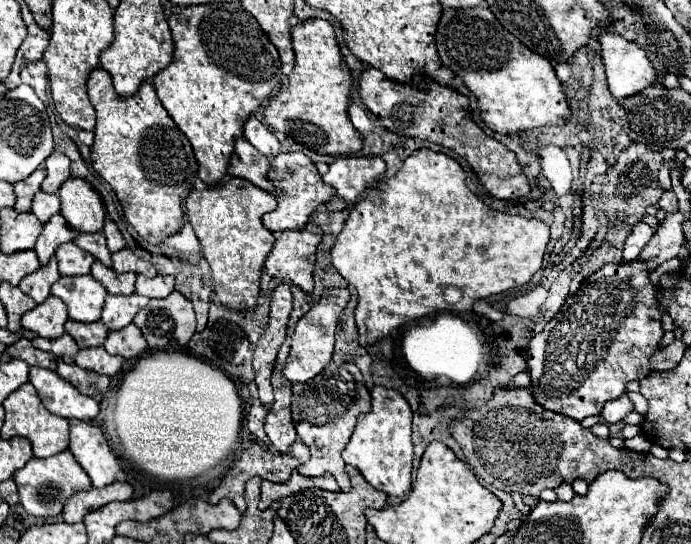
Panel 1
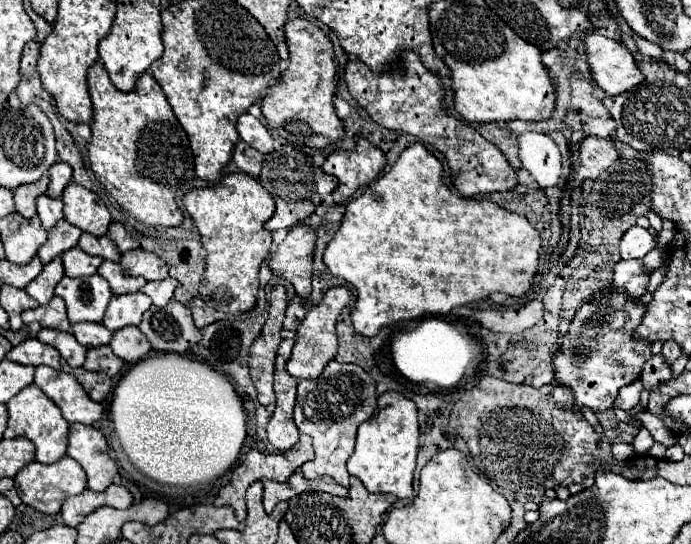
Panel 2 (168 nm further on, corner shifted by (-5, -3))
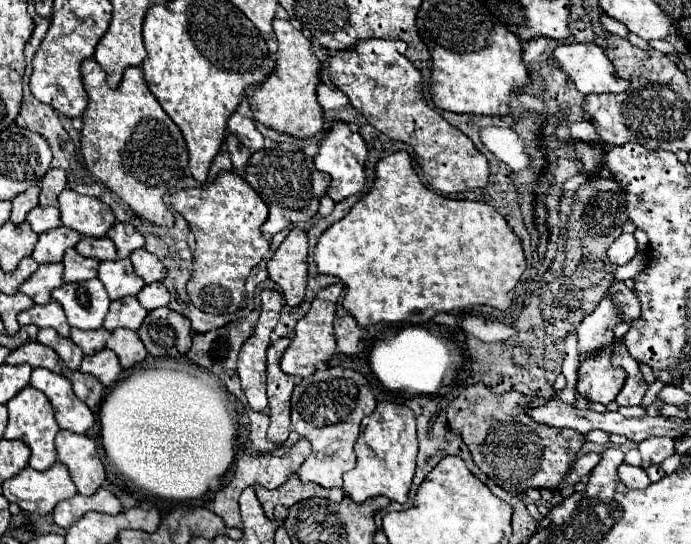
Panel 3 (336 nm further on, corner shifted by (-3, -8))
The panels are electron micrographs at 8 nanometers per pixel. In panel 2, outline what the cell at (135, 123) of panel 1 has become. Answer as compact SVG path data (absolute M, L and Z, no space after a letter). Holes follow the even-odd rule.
M96 61L88 69L88 89L94 107L92 137L88 141L90 169L100 179L118 205L146 225L178 227L184 219L174 195L178 183L190 181L194 173L194 155L186 131L178 123L162 87L150 73L142 73L132 91L118 91L104 65Z

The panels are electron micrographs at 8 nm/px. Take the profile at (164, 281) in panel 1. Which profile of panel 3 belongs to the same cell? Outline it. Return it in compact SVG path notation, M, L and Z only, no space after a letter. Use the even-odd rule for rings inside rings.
M154 282L154 284L148 284L142 288L142 292L138 292L138 302L150 312L154 308L160 308L160 306L168 306L168 300L170 300L170 294L168 294L168 288L162 284L162 282Z

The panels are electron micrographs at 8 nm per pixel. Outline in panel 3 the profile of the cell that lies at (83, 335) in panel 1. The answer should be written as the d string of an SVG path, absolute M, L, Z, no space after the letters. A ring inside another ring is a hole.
M72 328L70 338L74 340L74 344L78 344L82 348L84 354L96 354L98 350L106 348L110 332L104 330L104 328L98 328L98 330L78 330L78 328Z

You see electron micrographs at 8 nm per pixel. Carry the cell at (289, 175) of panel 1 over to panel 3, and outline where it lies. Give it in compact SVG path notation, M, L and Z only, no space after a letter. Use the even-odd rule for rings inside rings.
M280 142L272 150L254 152L246 166L244 178L268 204L270 214L268 220L262 224L262 234L266 236L274 236L276 232L286 230L290 224L310 220L318 210L320 198L330 186L330 176L316 170L314 160L308 158L298 144L290 142Z

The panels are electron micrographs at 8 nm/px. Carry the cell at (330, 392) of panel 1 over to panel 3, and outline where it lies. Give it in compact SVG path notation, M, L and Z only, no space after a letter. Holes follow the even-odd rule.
M336 366L302 378L292 392L292 428L312 444L312 454L298 470L300 480L316 482L324 488L342 488L342 474L356 464L354 444L360 434L360 422L374 408L376 398L360 372Z

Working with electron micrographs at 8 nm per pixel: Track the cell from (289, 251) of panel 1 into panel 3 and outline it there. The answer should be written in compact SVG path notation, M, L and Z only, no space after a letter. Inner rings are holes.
M292 228L274 256L268 260L268 276L282 286L288 306L304 300L308 272L308 236L300 228Z

